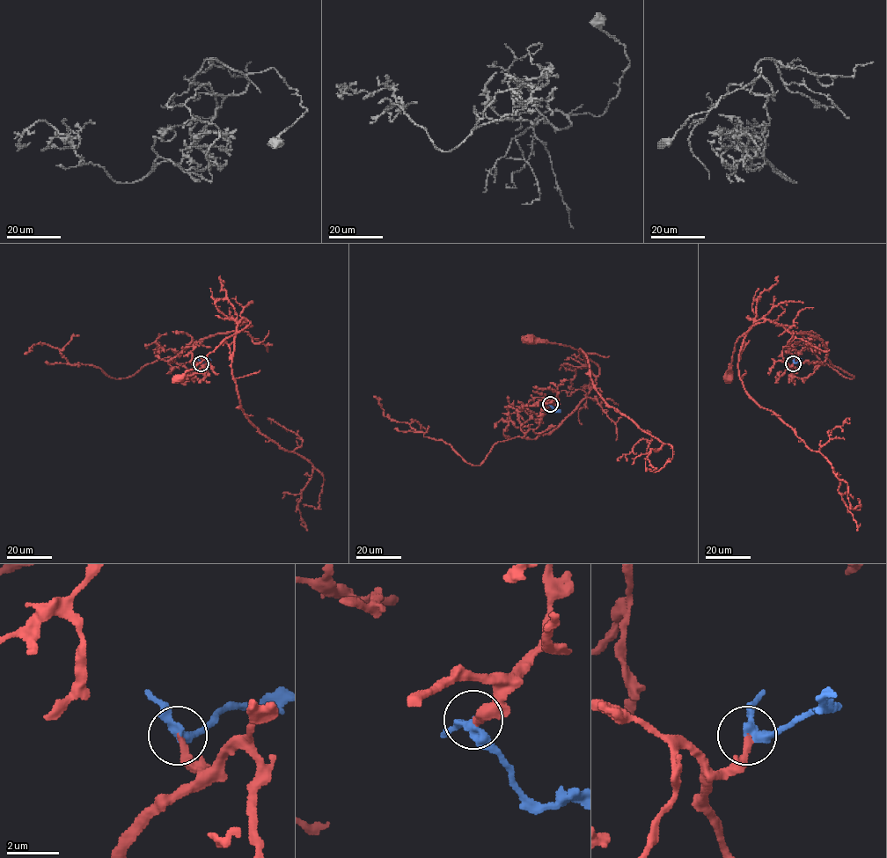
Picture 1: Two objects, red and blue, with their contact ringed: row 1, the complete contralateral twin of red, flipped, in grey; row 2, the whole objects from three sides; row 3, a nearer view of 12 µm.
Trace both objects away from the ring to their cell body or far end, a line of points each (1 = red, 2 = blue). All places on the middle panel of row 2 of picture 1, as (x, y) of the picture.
1: (550, 404), (543, 405), (539, 425), (524, 437), (553, 430), (589, 393), (595, 376), (577, 350), (529, 339)
2: (550, 404), (555, 411), (560, 410)

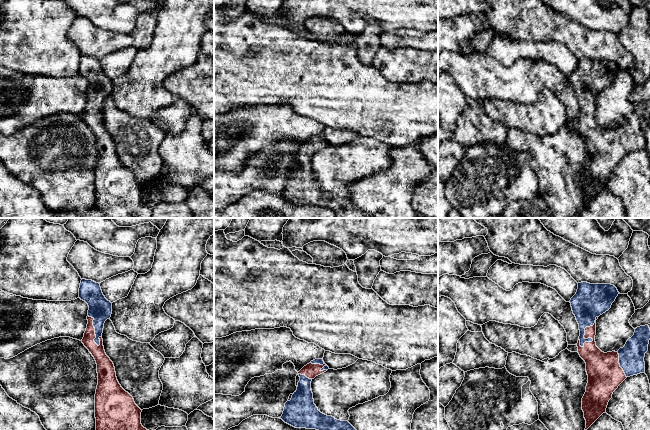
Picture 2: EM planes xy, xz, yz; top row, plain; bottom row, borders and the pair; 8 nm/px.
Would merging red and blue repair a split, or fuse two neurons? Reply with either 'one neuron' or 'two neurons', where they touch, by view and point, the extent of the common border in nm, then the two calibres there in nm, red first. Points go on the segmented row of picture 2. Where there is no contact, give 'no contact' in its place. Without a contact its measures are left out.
one neuron; meets red in yz at (584, 335); contact 280 nm long; 190 nm thick on the red side, 260 nm on the other

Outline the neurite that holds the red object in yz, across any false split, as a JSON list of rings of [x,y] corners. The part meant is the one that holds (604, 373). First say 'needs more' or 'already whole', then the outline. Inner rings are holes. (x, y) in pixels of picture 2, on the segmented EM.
needs more; [[[587,282],[578,283],[576,294],[571,298],[570,303],[573,314],[579,324],[580,336],[577,343],[578,353],[586,363],[588,383],[586,392],[582,398],[582,410],[586,420],[587,430],[603,413],[613,392],[627,378],[645,372],[645,353],[648,351],[650,340],[650,328],[648,325],[635,329],[634,335],[629,338],[623,348],[617,352],[602,352],[595,342],[596,320],[600,315],[611,308],[619,292],[611,284],[590,284]]]

